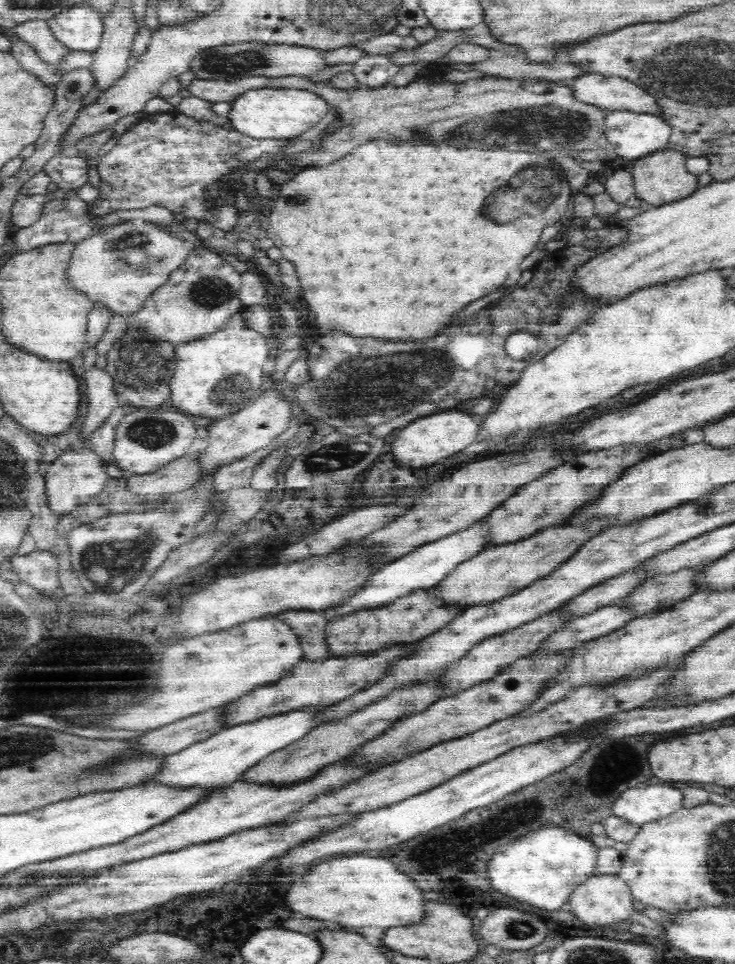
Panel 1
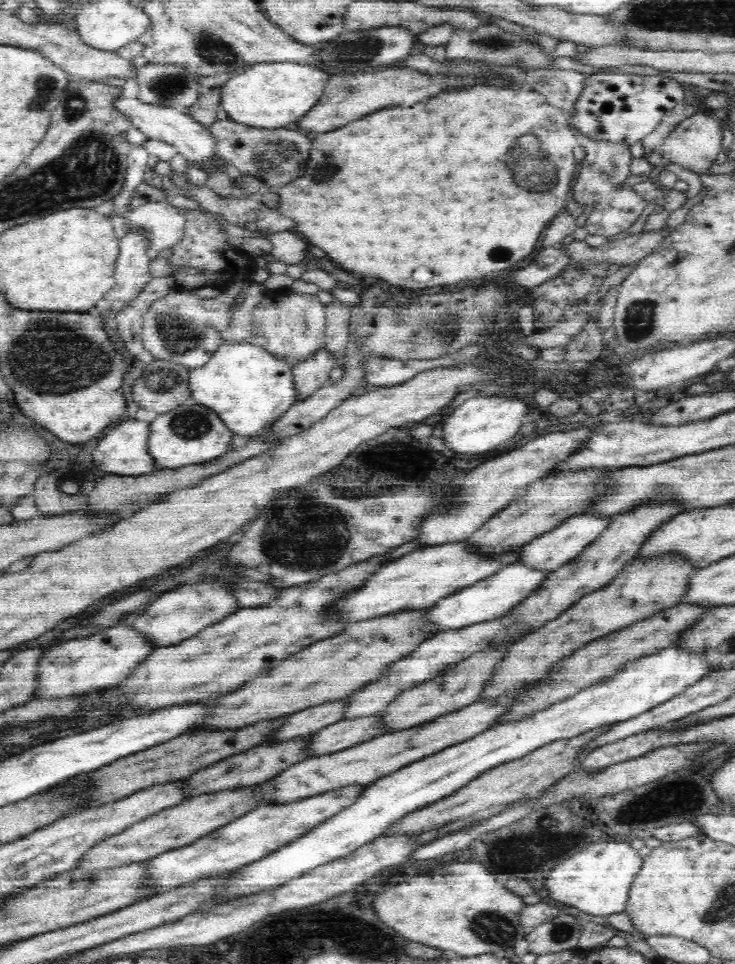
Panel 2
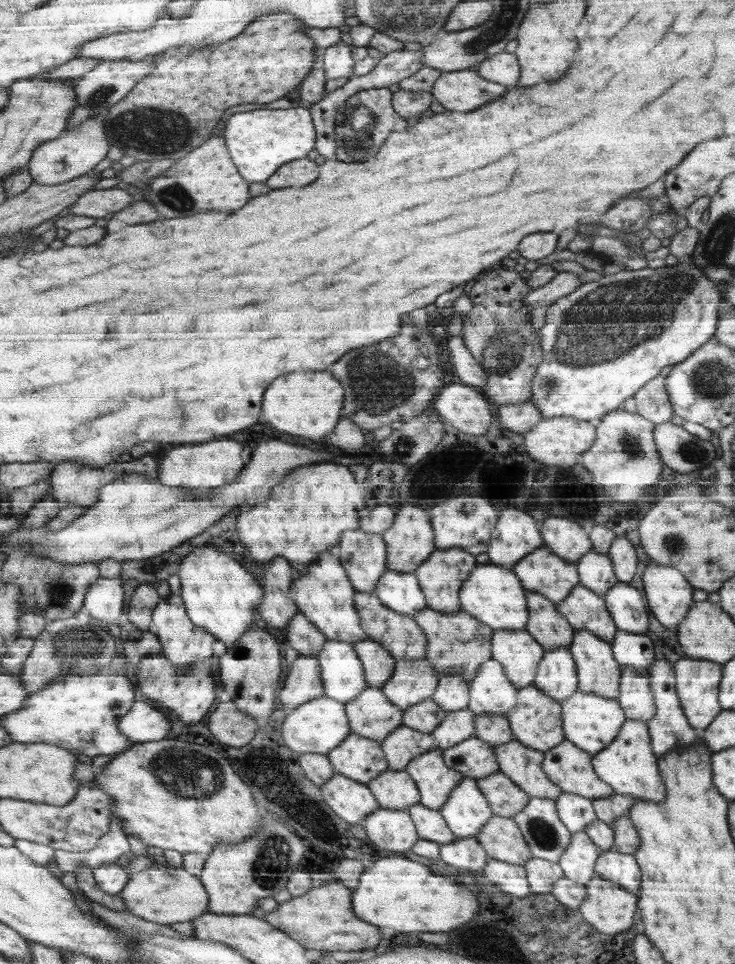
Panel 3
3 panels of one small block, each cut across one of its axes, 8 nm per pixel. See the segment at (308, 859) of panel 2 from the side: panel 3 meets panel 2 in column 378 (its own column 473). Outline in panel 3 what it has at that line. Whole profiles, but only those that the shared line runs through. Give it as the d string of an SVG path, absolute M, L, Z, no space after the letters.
M466 777L452 791L452 798L448 800L448 806L444 806L444 810L440 810L440 814L457 838L475 837L496 816L488 804L487 798L480 792L474 778Z

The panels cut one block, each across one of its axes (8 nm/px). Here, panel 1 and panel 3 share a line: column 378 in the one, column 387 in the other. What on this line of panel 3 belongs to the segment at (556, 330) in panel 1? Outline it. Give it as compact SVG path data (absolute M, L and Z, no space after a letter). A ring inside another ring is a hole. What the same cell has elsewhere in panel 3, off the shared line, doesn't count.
M404 326L404 330L400 330L396 338L390 338L388 342L380 342L376 346L352 350L352 354L340 358L340 362L336 362L330 372L336 374L340 382L344 382L344 418L352 419L369 433L384 424L404 422L424 412L444 386L444 372L438 366L436 340L430 334L433 334L430 327ZM416 356L428 358L429 366L423 370L412 367L412 360Z

